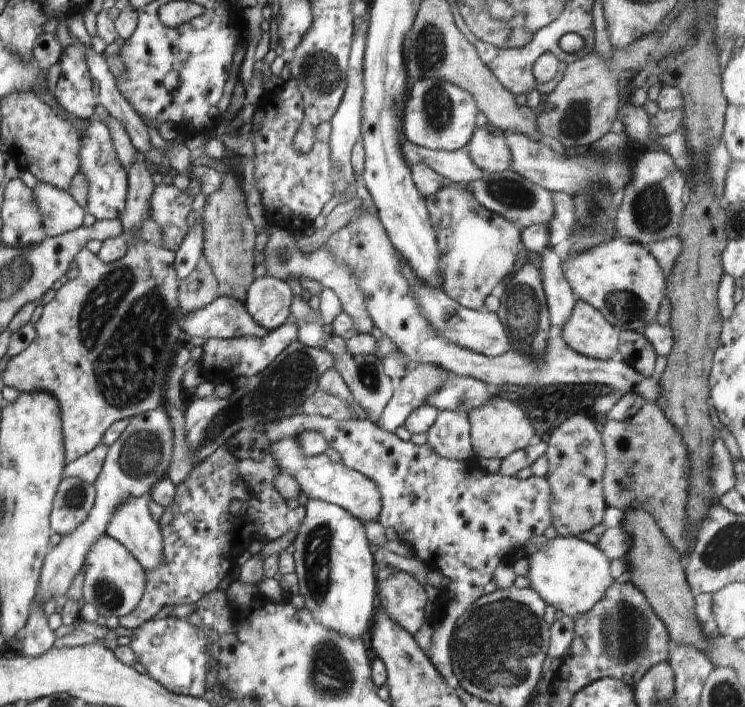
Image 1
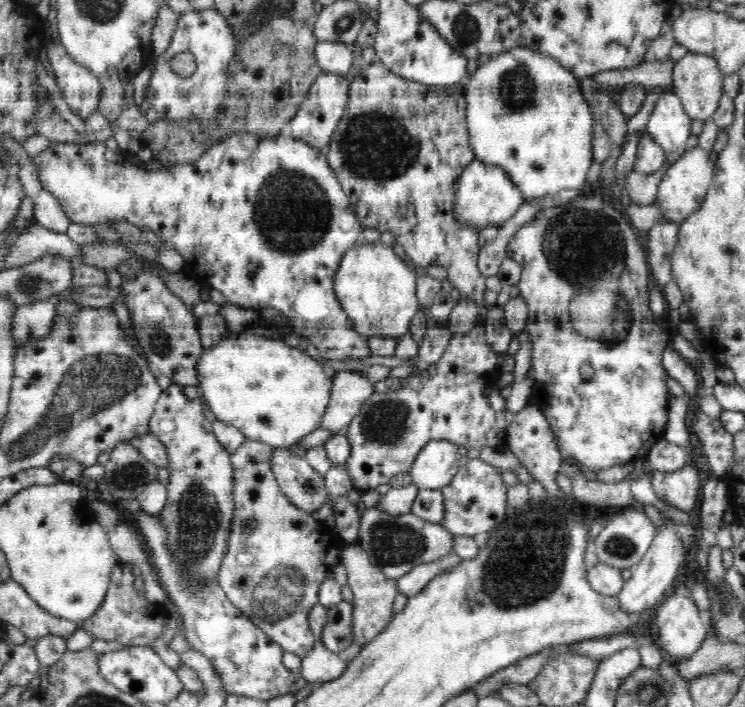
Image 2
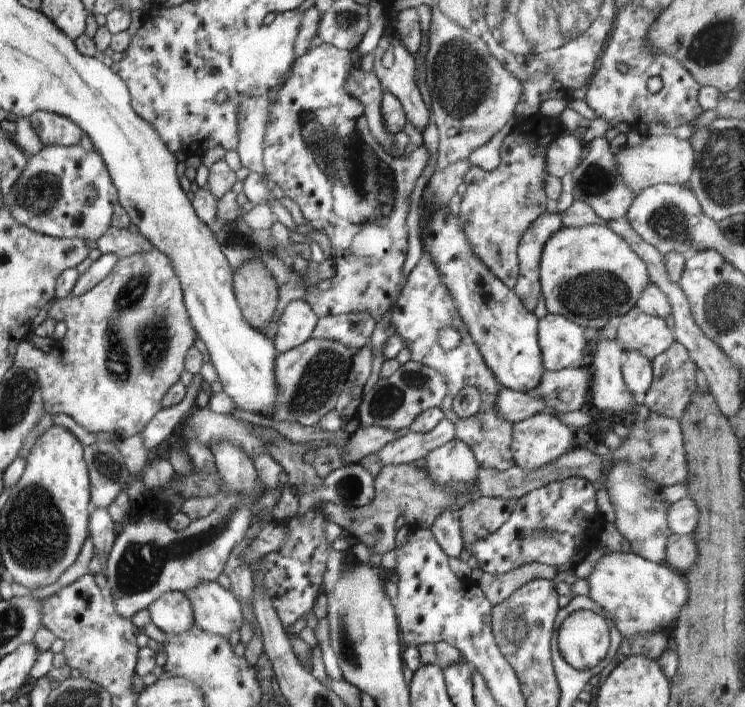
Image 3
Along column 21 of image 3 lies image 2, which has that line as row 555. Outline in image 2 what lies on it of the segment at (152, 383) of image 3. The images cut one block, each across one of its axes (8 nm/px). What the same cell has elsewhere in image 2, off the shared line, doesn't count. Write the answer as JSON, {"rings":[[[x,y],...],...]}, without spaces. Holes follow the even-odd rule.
{"rings":[[[357,541],[348,543],[342,550],[342,563],[347,572],[348,598],[354,608],[353,643],[363,648],[378,637],[393,619],[393,603],[399,593],[397,580],[387,580],[378,567],[372,566],[367,552]]]}

